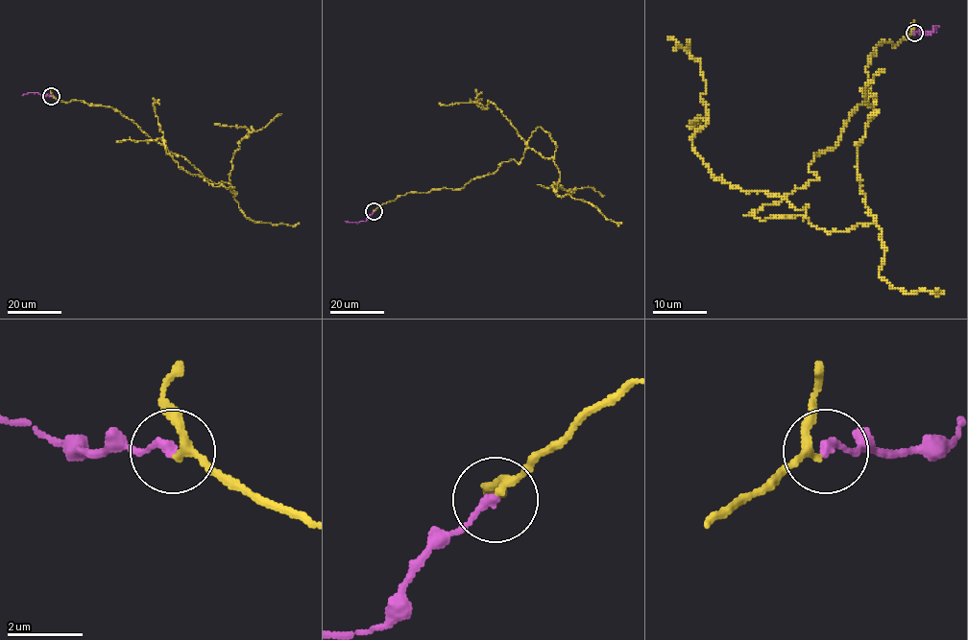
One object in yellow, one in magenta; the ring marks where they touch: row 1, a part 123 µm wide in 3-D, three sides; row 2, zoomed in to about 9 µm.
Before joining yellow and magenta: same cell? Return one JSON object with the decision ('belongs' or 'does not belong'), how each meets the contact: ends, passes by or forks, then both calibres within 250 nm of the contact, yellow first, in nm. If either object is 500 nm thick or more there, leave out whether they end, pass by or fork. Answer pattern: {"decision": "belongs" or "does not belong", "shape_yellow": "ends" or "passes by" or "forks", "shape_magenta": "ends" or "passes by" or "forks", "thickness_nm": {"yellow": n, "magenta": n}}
{"decision": "belongs", "shape_yellow": "passes by", "shape_magenta": "ends", "thickness_nm": {"yellow": 180, "magenta": 240}}

